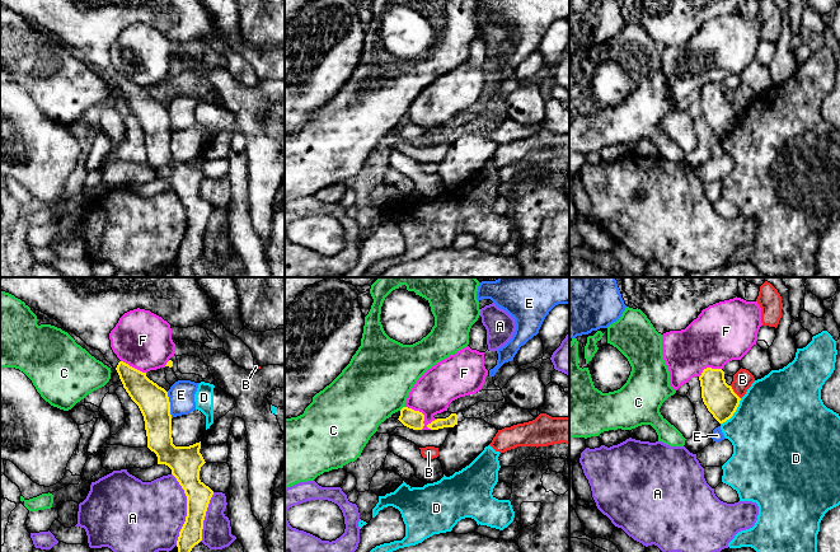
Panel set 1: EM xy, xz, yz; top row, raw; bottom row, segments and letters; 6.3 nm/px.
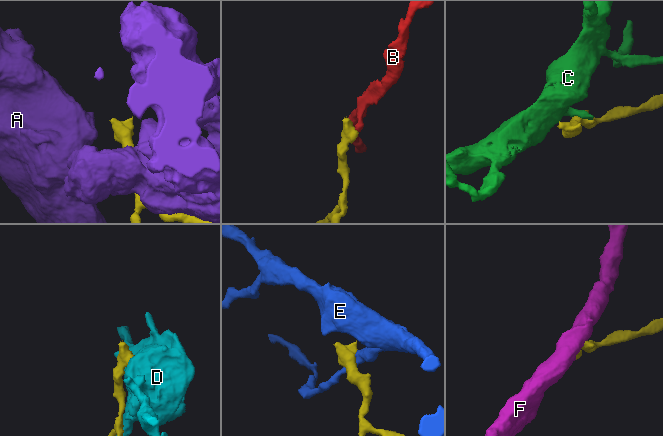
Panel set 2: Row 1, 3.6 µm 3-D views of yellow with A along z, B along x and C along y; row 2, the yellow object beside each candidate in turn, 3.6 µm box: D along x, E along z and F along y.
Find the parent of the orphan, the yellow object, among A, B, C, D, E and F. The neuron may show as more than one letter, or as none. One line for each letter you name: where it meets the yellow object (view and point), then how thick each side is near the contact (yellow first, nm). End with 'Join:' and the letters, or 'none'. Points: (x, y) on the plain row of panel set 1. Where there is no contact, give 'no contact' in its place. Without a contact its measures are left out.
Join: none

